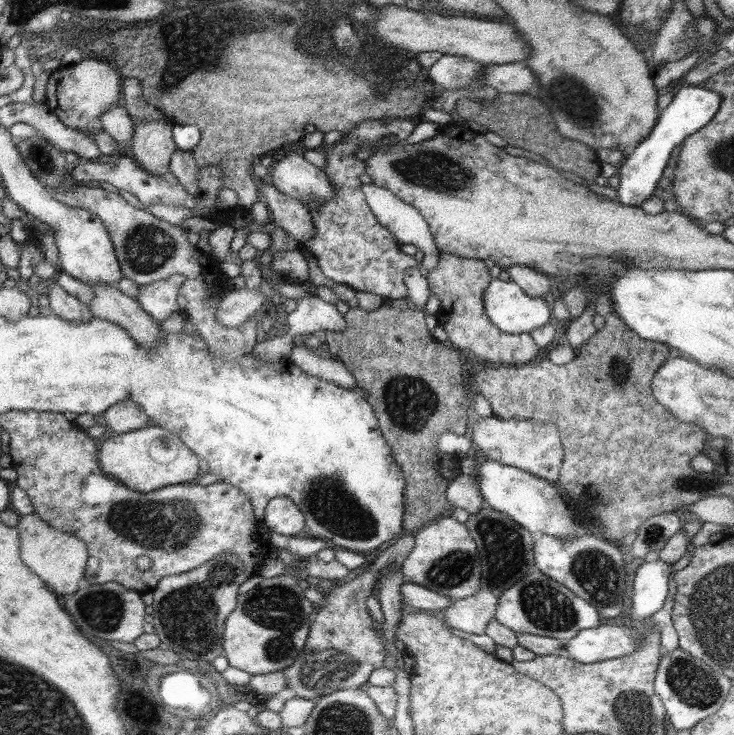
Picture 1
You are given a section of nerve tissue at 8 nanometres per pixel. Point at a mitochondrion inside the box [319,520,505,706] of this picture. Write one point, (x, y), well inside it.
(456, 567)

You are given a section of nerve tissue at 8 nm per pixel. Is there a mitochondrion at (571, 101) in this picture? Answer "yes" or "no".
yes

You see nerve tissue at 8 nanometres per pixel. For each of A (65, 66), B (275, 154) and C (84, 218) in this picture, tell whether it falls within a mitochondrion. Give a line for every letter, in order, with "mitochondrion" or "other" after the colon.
A: other
B: other
C: other

